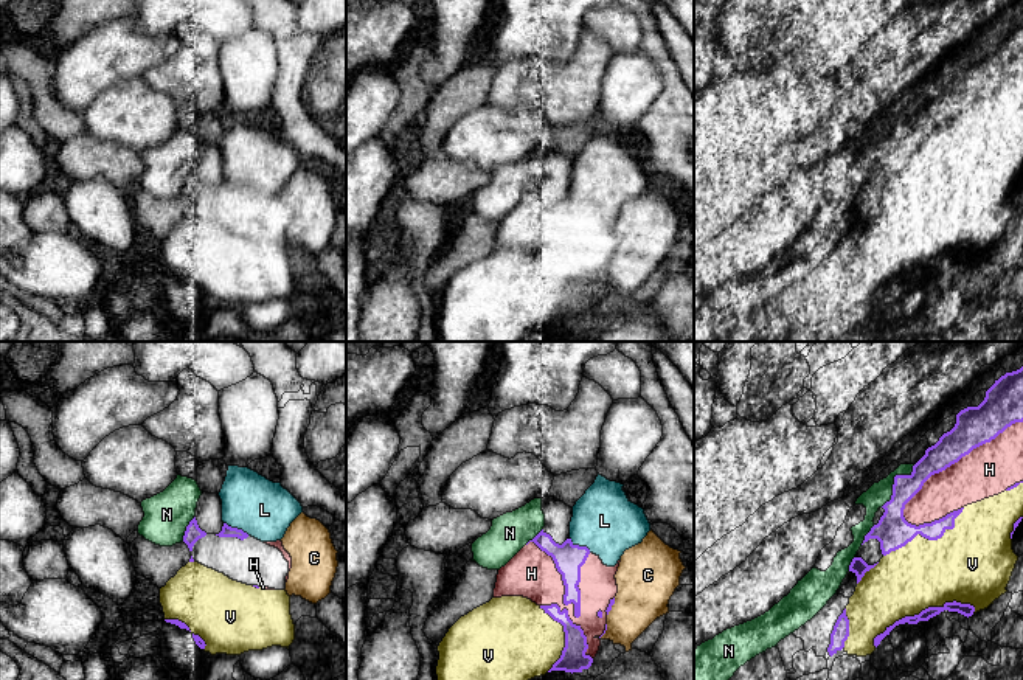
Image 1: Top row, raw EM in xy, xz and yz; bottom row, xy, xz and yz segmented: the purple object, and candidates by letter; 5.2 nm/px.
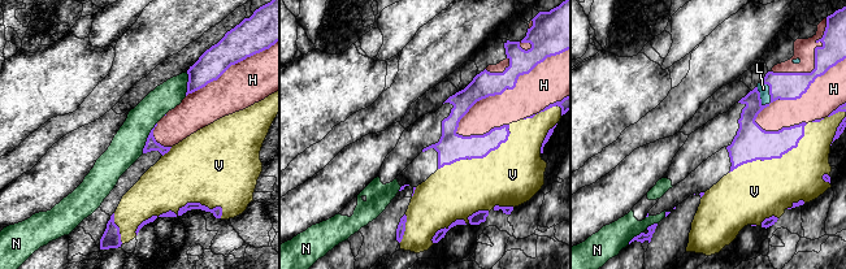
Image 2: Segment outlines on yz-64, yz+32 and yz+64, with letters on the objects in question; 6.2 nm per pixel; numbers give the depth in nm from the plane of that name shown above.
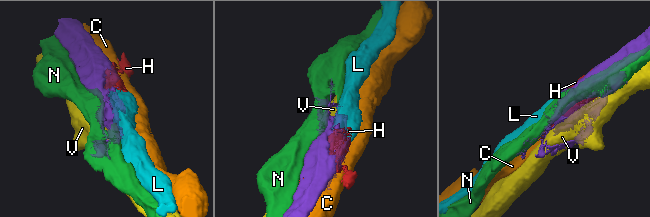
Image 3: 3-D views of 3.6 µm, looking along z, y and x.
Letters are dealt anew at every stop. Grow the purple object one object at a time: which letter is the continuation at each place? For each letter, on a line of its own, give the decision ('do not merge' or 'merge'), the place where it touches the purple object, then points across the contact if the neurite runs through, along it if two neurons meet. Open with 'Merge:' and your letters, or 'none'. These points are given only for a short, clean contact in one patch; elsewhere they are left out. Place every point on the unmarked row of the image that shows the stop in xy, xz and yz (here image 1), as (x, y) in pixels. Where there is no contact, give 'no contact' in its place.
Merge: L
C: do not merge; contact xz (610, 260)
H: do not merge; contact xz (564, 250)
L: merge; contact xy (236, 180)
N: do not merge; contact yz (894, 134)
V: do not merge; contact yz (922, 263)

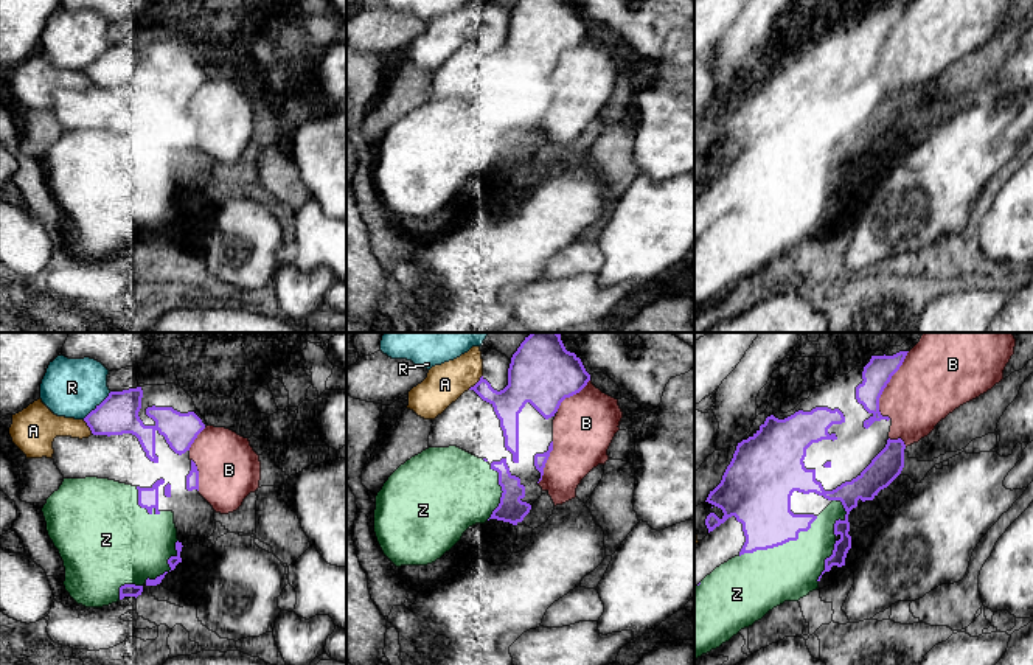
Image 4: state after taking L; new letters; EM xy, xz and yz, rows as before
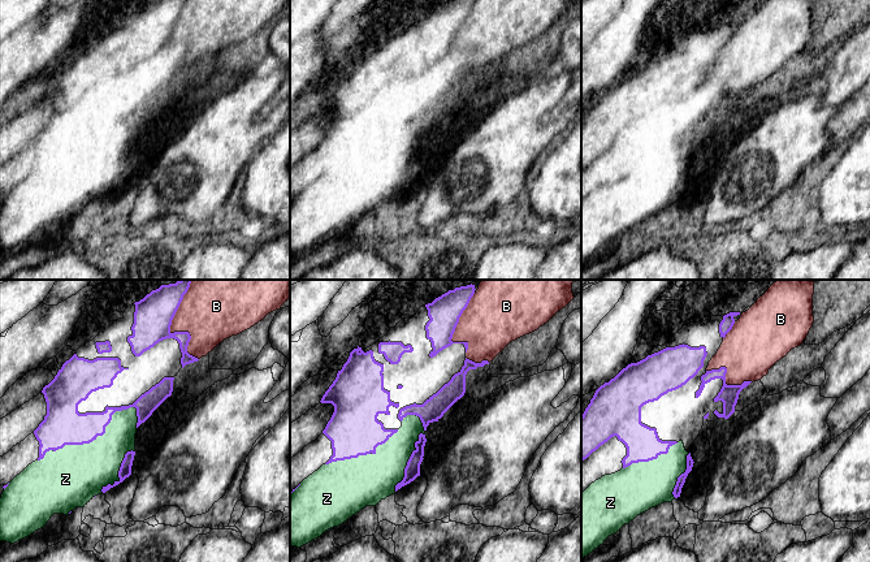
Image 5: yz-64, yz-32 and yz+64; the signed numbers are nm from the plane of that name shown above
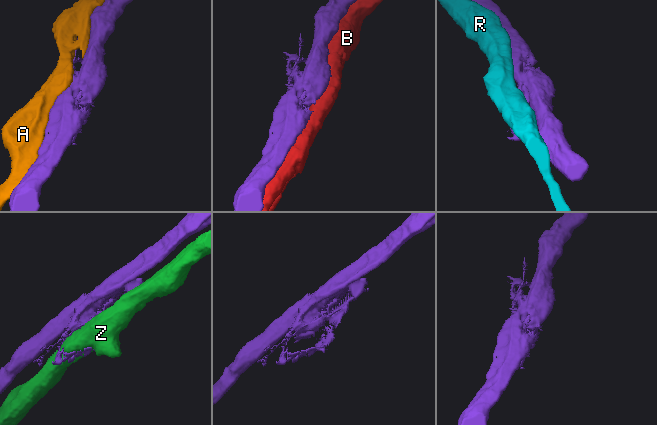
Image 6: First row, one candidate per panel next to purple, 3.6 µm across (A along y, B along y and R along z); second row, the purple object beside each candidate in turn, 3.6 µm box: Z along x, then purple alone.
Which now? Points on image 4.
Merge: none
A: do not merge; contact xz (477, 34)
B: do not merge; contact yz (887, 34)
R: do not merge; contact xy (97, 58)
Z: do not merge; contact yz (780, 196)

